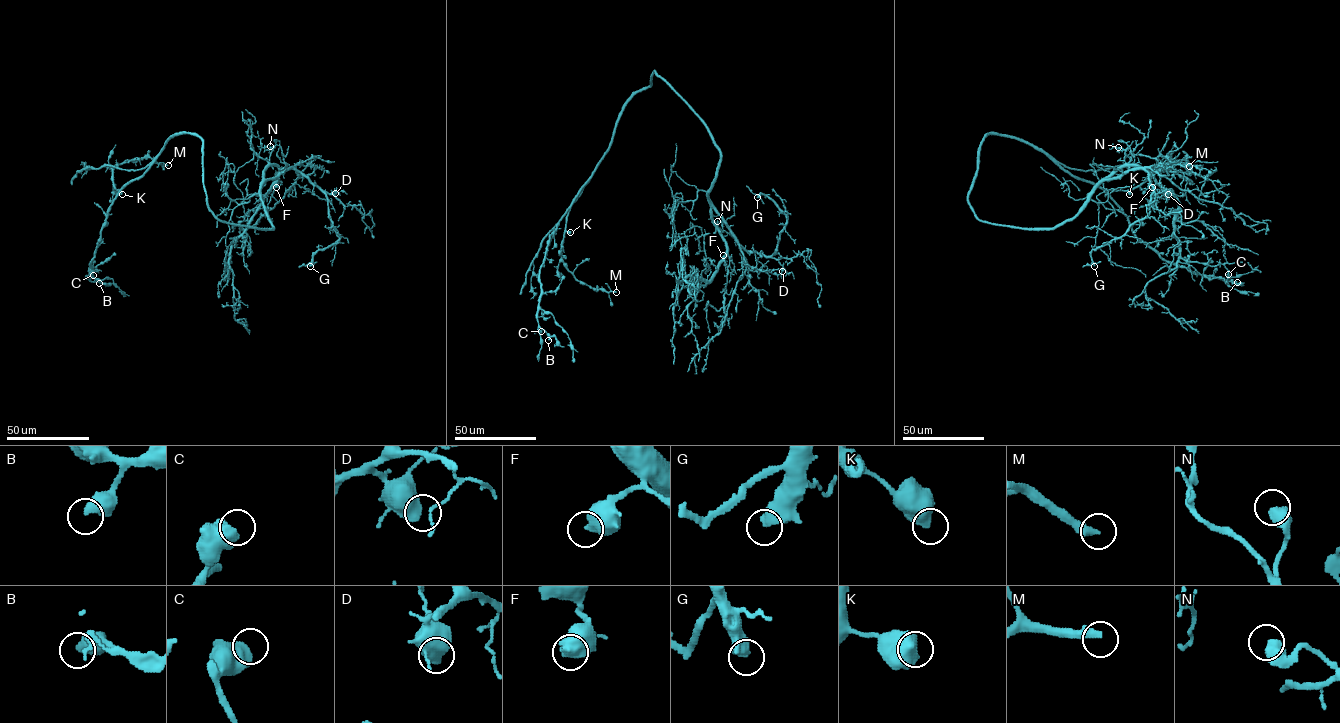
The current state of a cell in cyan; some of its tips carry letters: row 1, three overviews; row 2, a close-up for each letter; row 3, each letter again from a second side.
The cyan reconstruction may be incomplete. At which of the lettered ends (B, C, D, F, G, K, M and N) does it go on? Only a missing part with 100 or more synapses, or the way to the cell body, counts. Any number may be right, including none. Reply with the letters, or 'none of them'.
G

